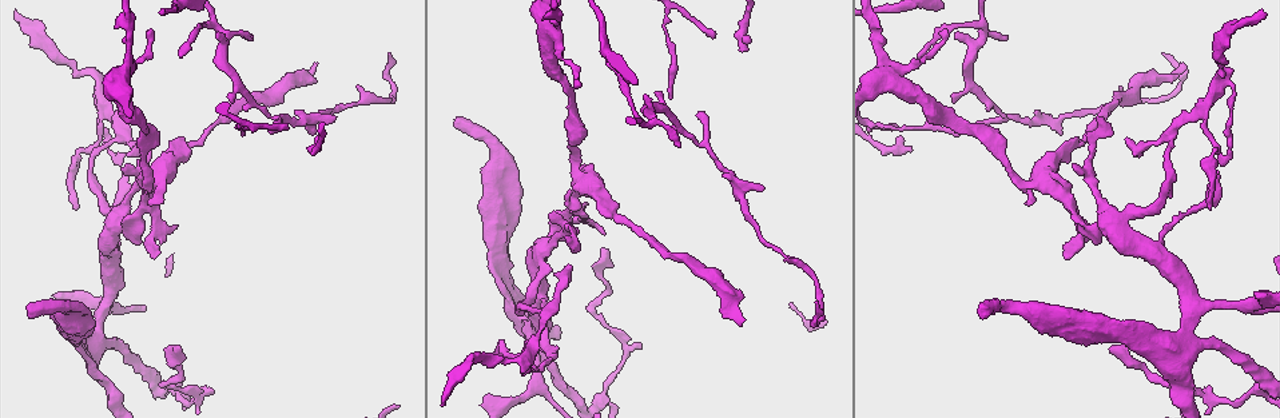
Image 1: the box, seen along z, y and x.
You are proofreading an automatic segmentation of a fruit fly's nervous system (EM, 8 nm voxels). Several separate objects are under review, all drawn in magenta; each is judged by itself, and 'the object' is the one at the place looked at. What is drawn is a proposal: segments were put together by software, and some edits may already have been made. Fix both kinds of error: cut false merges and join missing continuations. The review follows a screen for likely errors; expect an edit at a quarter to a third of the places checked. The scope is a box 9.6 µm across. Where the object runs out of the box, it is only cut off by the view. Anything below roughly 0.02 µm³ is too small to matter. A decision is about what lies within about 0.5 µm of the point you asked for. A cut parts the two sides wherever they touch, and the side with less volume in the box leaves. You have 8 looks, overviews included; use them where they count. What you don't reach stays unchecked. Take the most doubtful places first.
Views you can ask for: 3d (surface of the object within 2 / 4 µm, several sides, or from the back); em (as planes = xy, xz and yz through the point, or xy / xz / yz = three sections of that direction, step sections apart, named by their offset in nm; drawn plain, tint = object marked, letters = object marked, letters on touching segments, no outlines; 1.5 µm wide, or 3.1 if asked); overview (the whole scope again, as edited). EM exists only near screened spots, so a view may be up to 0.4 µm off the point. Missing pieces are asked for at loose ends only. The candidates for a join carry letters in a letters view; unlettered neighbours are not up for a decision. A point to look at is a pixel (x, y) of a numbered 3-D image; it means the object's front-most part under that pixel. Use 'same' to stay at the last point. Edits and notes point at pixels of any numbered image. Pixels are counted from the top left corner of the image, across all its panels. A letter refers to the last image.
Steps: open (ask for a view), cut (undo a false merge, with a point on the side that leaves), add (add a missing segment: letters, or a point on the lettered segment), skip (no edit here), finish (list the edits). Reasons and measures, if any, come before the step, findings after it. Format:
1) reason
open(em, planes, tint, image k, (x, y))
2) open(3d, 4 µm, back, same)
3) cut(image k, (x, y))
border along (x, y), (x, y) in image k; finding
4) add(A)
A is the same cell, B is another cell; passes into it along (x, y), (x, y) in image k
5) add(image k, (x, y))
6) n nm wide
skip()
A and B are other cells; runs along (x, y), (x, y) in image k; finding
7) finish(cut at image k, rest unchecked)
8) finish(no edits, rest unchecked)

an open end
open(em, yz, step 4, tint, image 1, (458, 117))

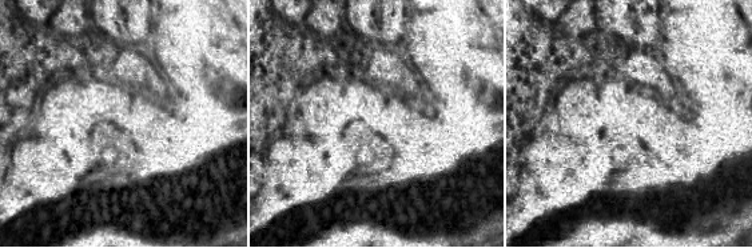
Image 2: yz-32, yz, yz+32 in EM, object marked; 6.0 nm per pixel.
another direction
open(em, planes, letters, same)

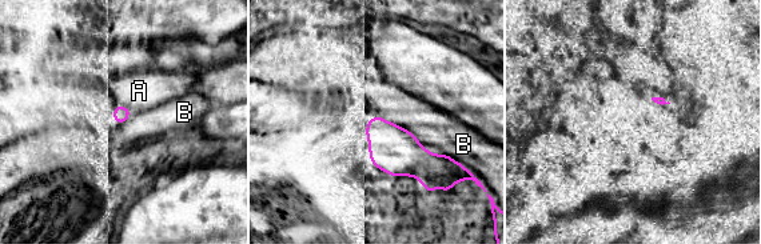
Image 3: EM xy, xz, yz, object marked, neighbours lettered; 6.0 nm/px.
skip()
A and B are other cells; border along (381, 118), (399, 124), (414, 135) in image 3; no lettered segment goes on from it

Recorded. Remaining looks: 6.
an open end
open(em, xy, step 8, letters, image 1, (331, 123))

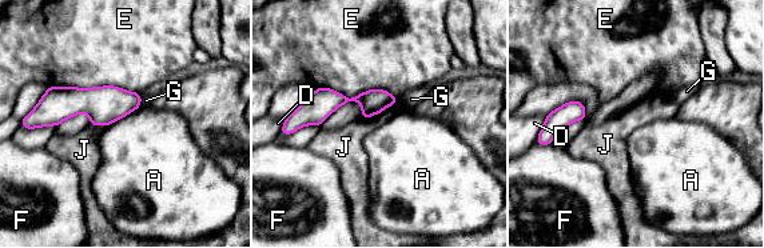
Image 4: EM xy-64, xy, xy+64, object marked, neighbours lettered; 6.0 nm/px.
cut it another way
open(em, planes, letters, same)

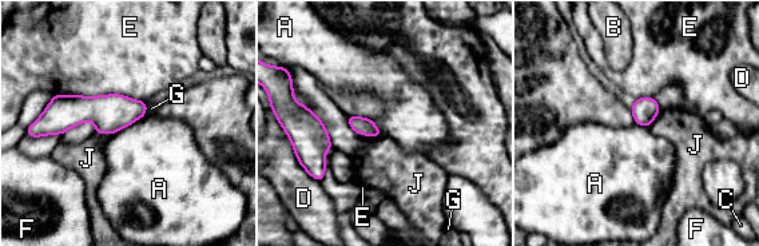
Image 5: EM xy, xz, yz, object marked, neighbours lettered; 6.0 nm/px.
skip()
A, B, C, D, E, F, G and J are other cells; no lettered segment goes on from it

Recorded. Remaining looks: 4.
narrows sharply
open(3d, 2 µm, image 1, (270, 116))

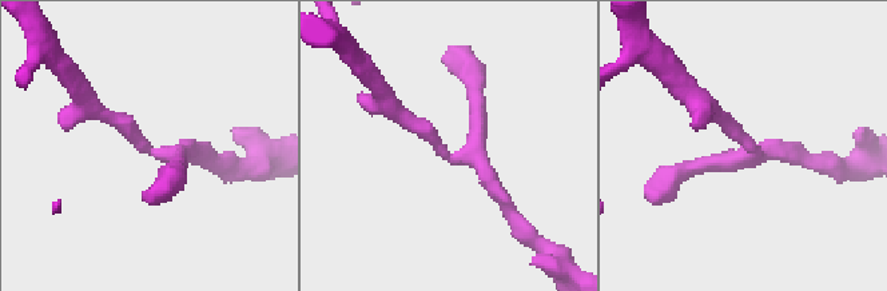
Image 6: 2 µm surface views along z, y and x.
now the EM
open(em, yz, step 8, tint, image 6, (744, 150))

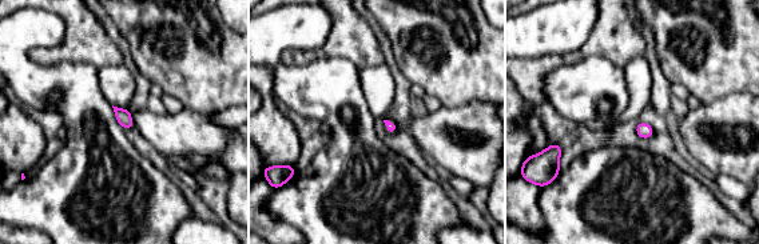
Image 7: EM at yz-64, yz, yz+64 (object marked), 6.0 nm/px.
open(em, planes, letters, same)

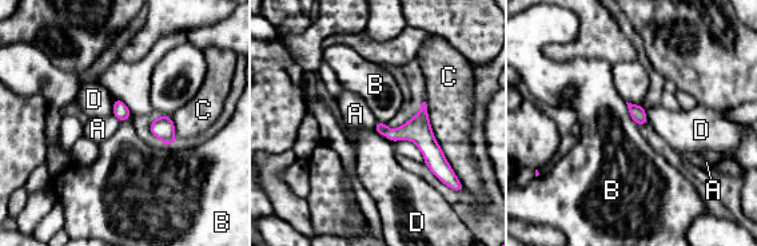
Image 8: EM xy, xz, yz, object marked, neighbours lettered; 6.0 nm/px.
80 nm wide; C touches over 480 nm
skip()
A, B, C and D are other cells; one neuron here

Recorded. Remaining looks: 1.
finish(no edits, rest unchecked)

